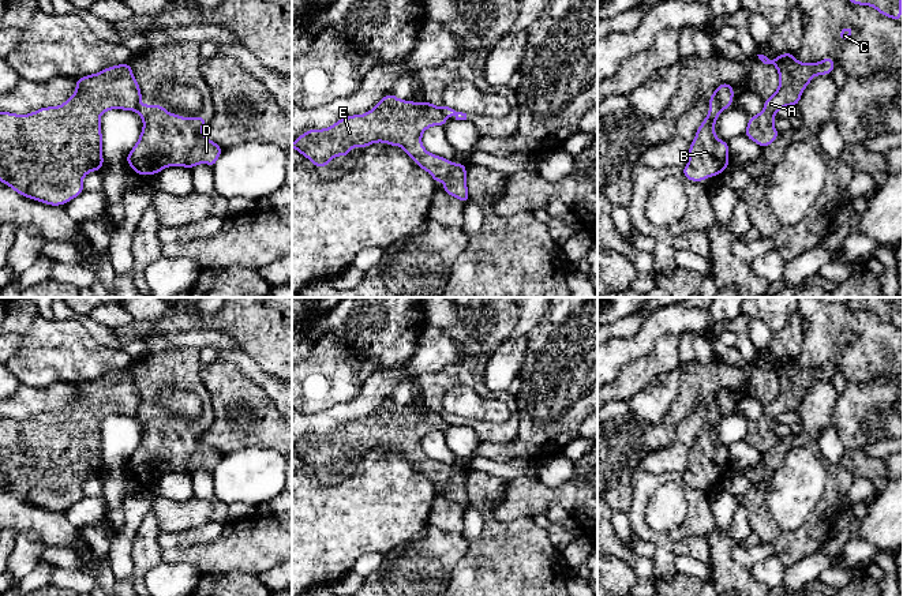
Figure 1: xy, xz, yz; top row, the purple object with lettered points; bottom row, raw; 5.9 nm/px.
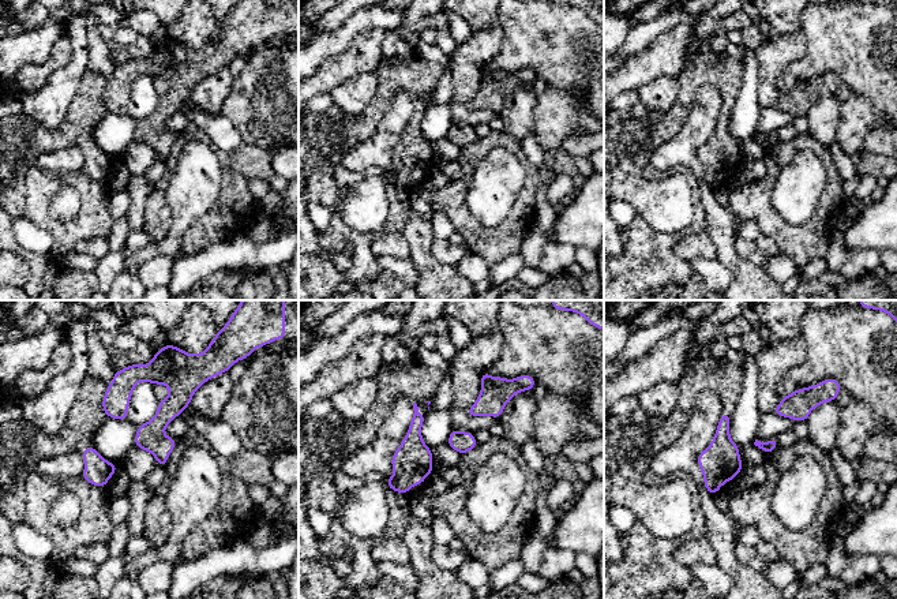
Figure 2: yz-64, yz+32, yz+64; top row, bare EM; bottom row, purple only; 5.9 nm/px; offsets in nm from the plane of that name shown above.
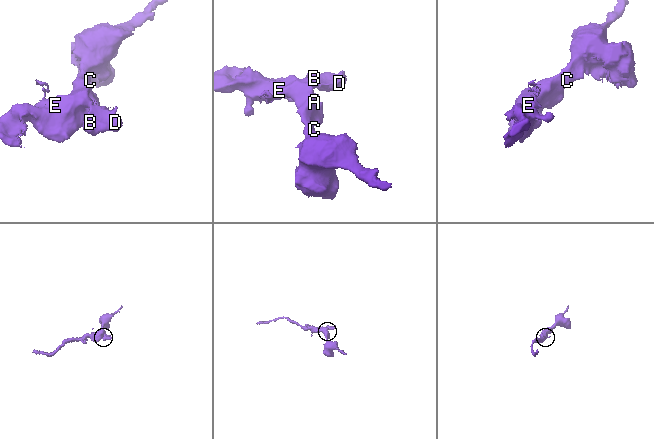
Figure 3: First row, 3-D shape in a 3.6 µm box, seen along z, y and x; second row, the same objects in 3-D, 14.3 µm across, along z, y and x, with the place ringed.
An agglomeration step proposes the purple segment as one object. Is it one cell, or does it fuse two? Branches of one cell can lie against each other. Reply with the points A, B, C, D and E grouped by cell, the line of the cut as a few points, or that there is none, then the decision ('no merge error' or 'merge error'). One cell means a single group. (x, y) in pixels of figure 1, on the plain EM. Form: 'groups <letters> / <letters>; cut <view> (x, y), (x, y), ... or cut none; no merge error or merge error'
groups A C E / B D; cut yz (714, 398), (722, 415); merge error

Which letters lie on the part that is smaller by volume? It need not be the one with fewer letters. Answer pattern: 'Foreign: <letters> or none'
Foreign: B, D

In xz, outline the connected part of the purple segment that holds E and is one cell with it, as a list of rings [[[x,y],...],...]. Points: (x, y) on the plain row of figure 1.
[[[389,398],[364,420],[342,423],[329,434],[308,435],[292,449],[292,454],[300,457],[319,475],[337,461],[349,462],[352,453],[364,454],[376,447],[400,451],[417,472],[432,481],[435,488],[446,488],[443,498],[465,510],[469,506],[467,472],[434,461],[421,450],[421,439],[427,434],[443,432],[446,427],[447,423],[436,411],[428,406],[421,409],[402,406]]]

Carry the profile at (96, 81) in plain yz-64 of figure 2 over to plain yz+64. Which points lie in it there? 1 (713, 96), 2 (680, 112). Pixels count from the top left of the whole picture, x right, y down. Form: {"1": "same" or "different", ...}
{"1": "different", "2": "same"}

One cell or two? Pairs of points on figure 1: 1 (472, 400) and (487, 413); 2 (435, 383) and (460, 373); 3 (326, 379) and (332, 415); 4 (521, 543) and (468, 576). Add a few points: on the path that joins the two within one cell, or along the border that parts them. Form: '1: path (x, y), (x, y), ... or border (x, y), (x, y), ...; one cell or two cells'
1: path (476, 404), (483, 409); one cell
2: path (441, 381), (454, 374); one cell
3: border (359, 392), (349, 401), (306, 415); two cells
4: path (508, 557), (497, 568), (482, 576); one cell

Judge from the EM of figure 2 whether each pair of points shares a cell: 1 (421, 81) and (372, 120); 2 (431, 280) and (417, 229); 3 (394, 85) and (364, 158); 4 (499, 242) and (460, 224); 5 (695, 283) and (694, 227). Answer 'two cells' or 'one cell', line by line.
1: one cell
2: one cell
3: two cells
4: one cell
5: two cells

